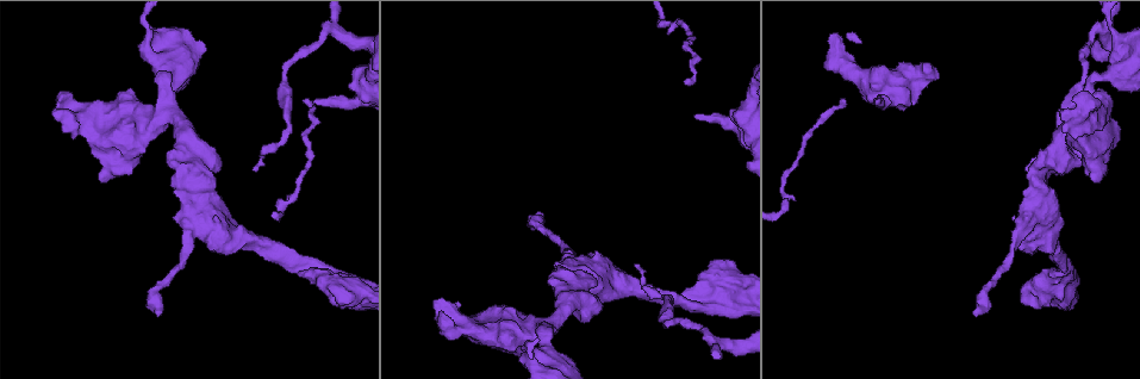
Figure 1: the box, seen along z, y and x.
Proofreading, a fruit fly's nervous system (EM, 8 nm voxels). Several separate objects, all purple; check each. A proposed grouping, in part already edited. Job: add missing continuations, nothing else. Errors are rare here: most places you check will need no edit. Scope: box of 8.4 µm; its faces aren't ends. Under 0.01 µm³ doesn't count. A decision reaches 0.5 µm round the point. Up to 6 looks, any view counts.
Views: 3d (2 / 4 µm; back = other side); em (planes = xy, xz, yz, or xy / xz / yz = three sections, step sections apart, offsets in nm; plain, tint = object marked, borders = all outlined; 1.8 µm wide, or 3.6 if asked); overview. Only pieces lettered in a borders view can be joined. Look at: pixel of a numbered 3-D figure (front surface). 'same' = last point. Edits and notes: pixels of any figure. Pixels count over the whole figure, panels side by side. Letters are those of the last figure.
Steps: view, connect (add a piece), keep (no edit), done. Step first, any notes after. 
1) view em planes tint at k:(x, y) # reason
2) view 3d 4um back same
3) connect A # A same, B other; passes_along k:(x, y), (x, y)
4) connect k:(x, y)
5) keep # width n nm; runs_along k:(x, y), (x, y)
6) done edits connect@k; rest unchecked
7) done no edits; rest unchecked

view 3d 4um at 1:(314, 99) # free end

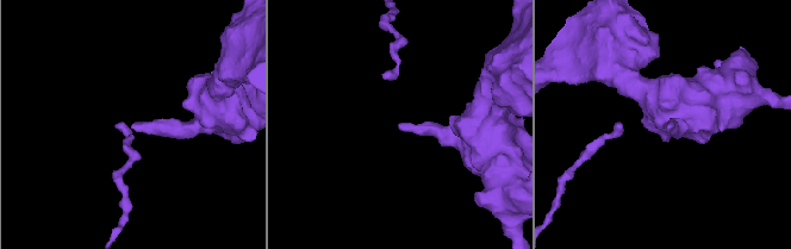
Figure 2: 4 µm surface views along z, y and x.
view em xz step 4 tint at 2:(669, 125) # now the EM

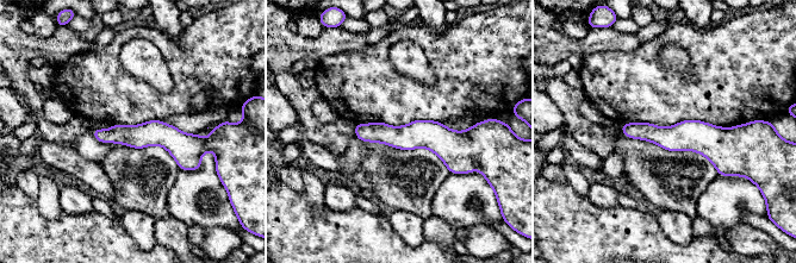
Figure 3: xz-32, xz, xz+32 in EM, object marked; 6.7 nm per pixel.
view em planes borders same

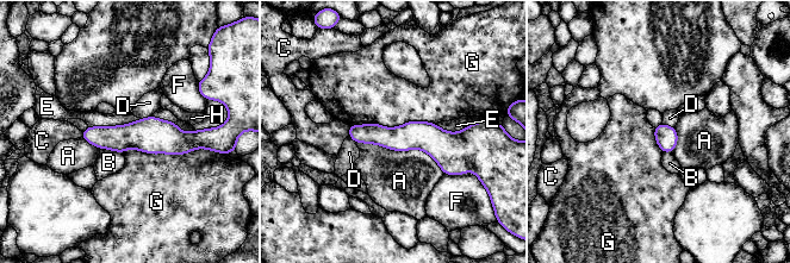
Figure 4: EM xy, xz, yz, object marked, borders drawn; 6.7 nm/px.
keep # A other, B other, C other, D other, E other, F other, G other, H other; runs_along 4:(352, 127), (385, 137), (465, 139); no lettered piece goes on from it

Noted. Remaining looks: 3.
view 3d 2um back at 1:(657, 298) # a narrow waist

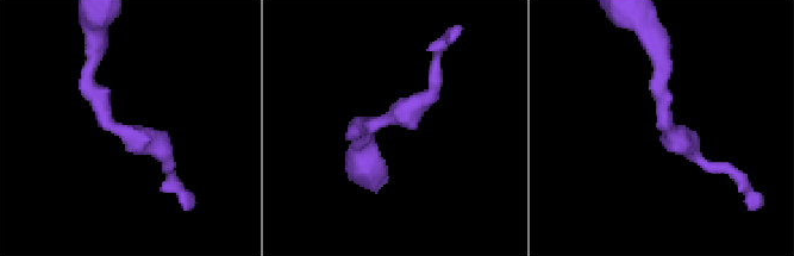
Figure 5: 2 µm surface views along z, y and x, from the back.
view em yz step 16 borders at 5:(665, 123) # shape alone is not enough

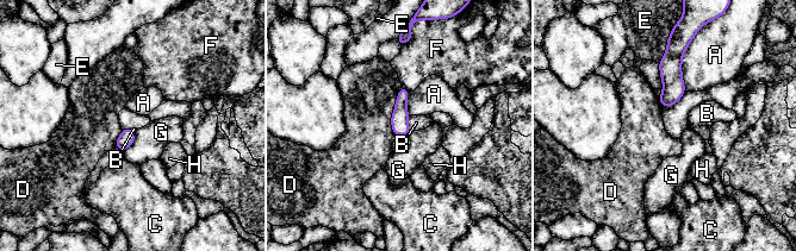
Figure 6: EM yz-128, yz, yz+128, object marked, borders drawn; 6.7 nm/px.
view em planes borders same # cut it another way

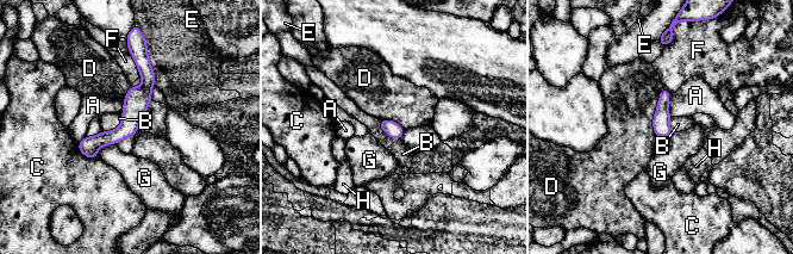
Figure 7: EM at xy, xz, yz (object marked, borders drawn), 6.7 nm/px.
keep # width 100 nm; longest_contact D 340 nm; A other, B other, C other, D other, E other, F other, G other, H other; none of them fits

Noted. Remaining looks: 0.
done no edits; rest unchecked

